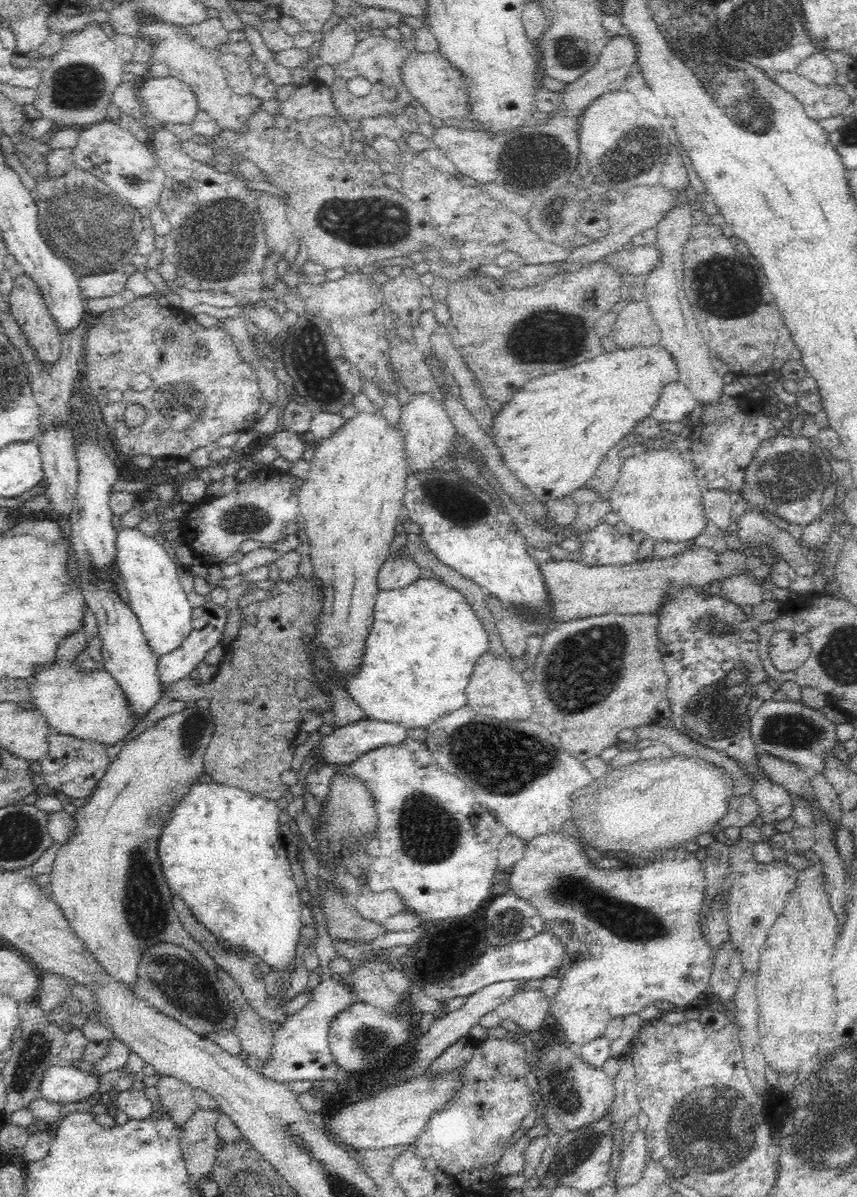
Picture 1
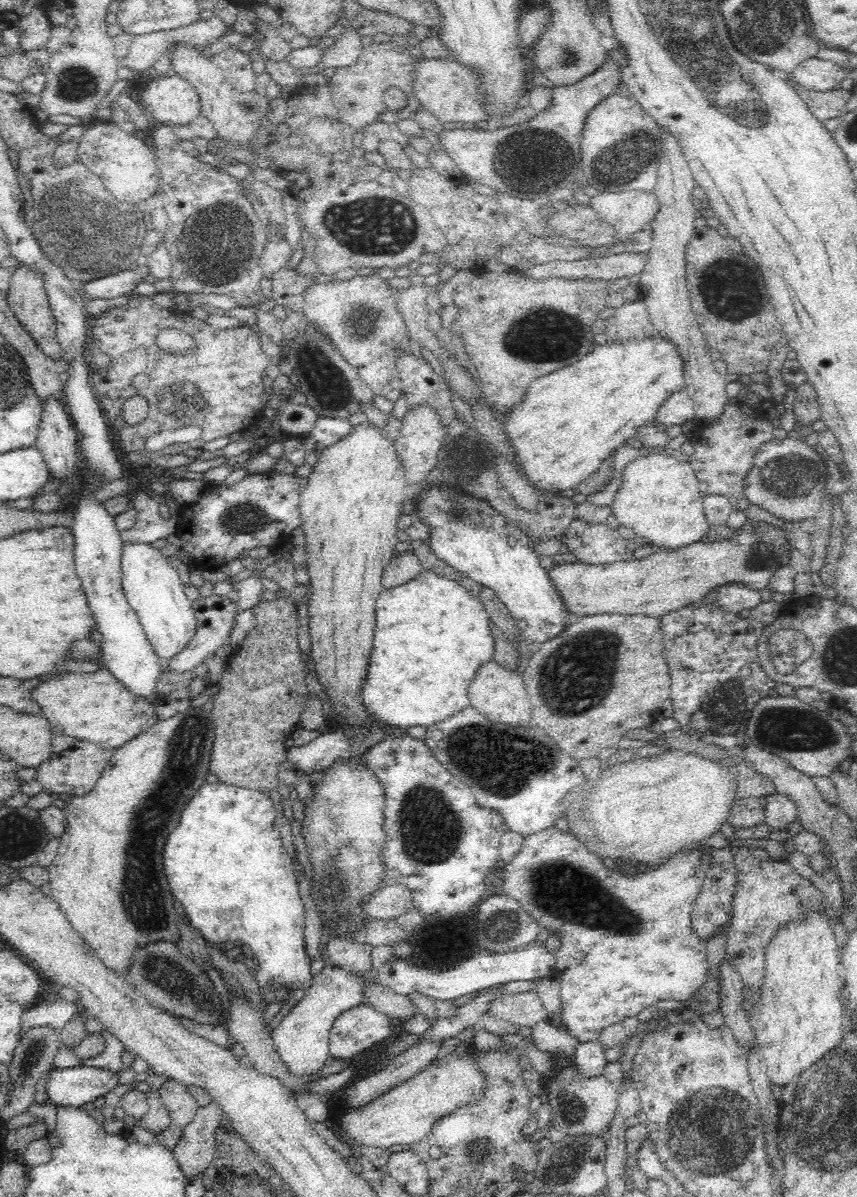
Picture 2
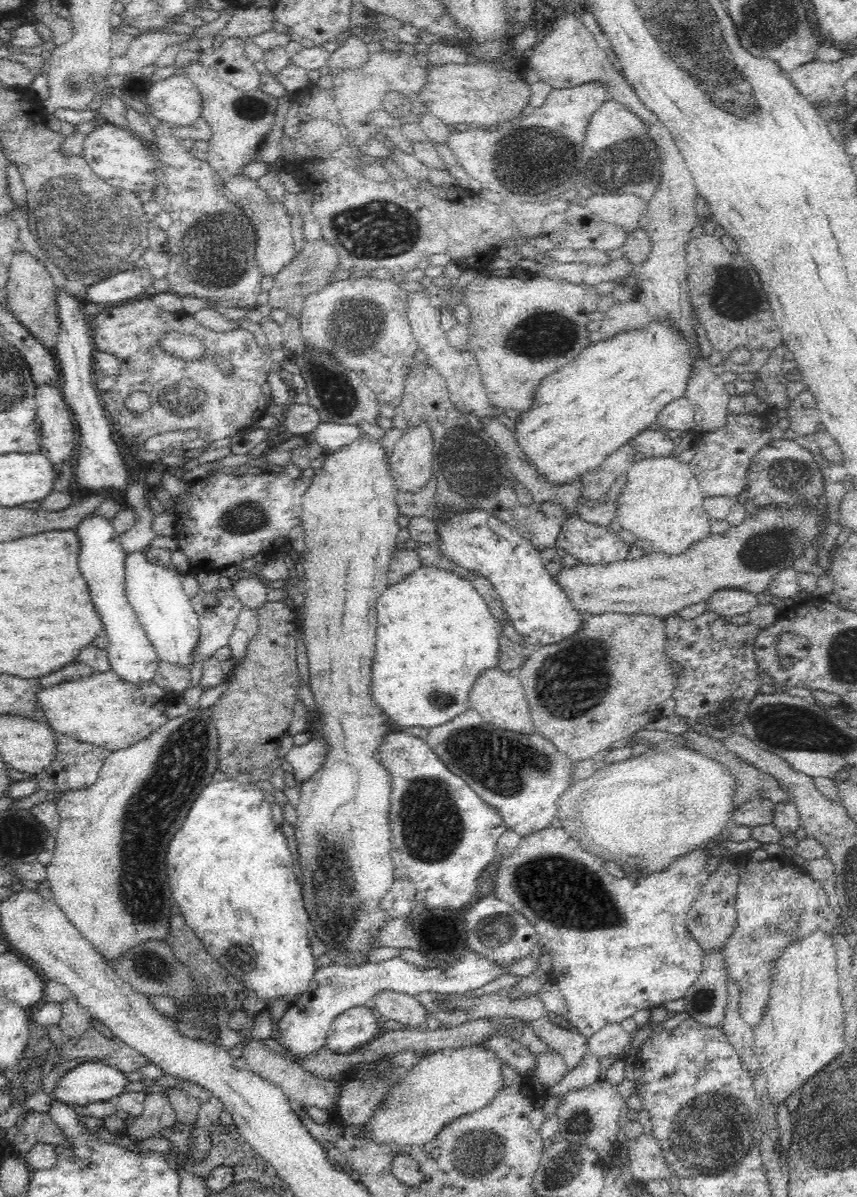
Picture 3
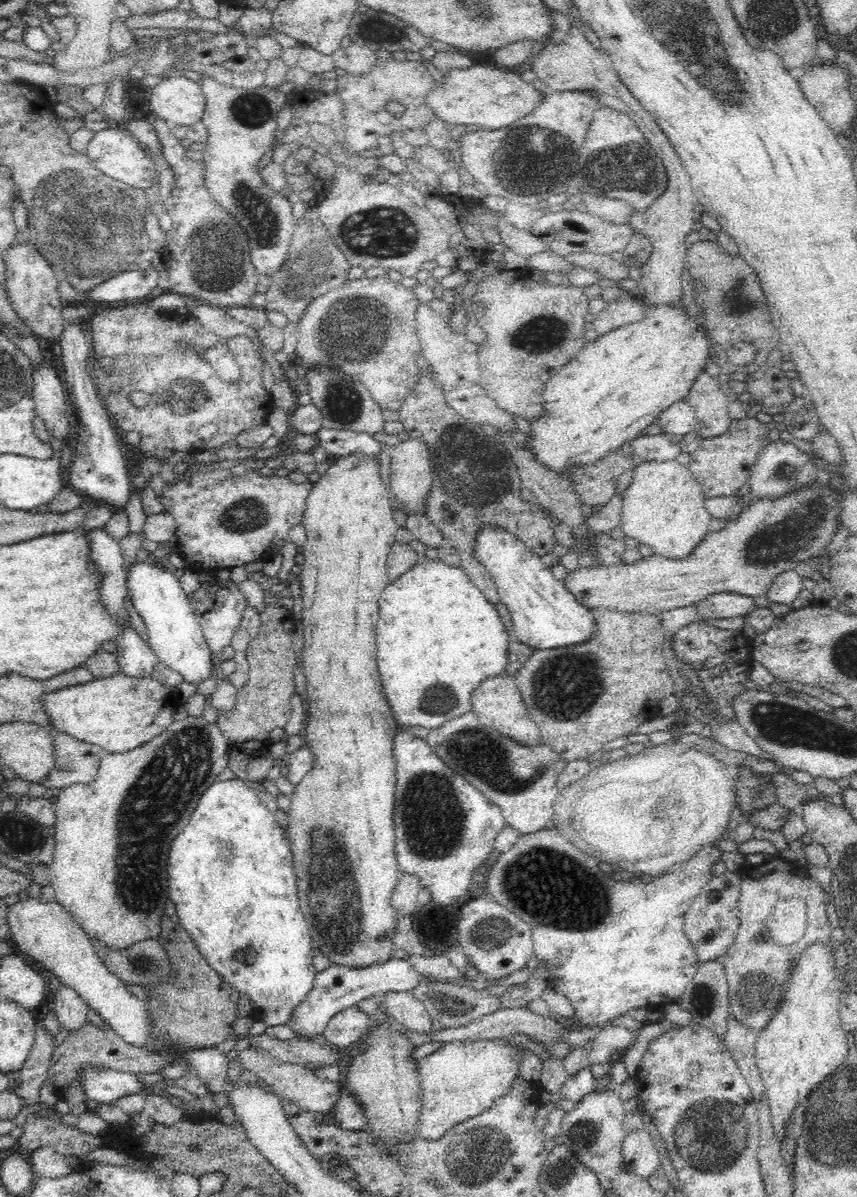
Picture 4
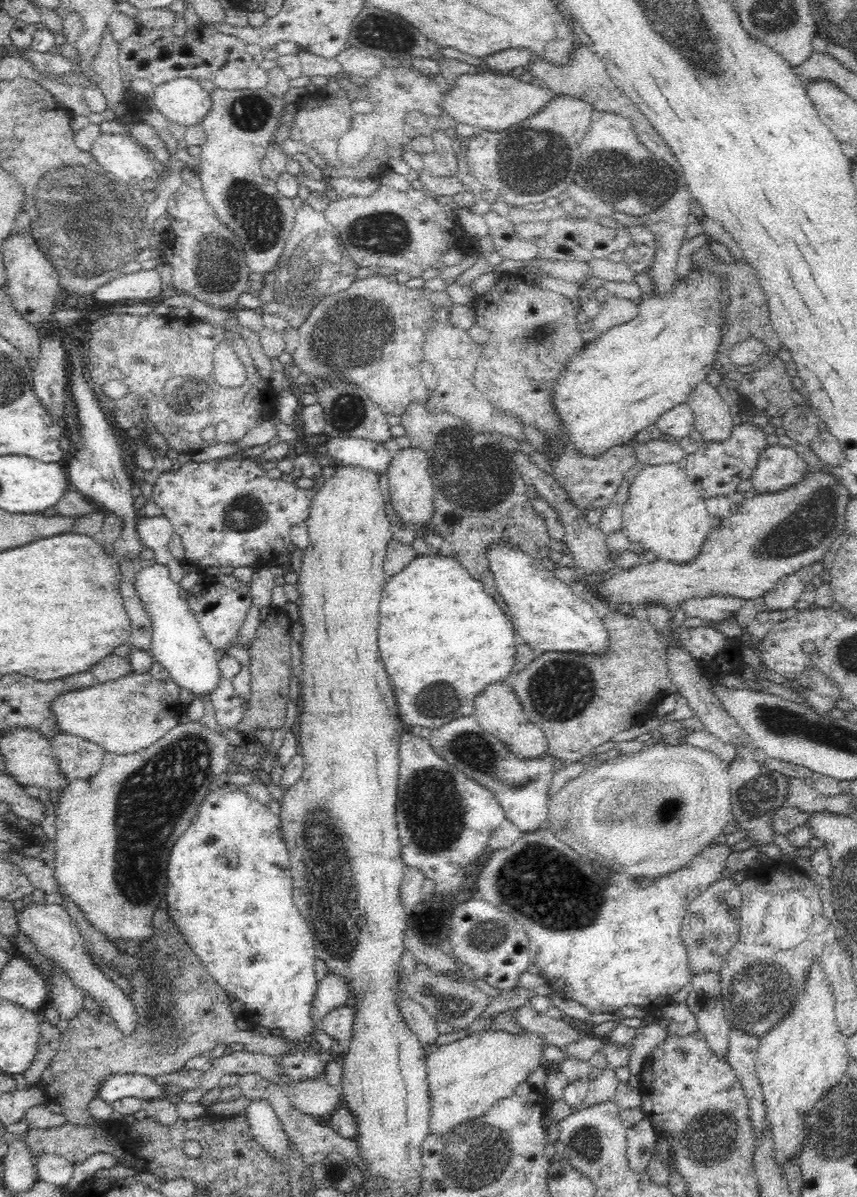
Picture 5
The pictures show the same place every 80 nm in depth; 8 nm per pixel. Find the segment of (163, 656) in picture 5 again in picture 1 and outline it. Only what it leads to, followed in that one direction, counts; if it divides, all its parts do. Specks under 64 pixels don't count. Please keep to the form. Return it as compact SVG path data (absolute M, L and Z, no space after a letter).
M116 526L115 562L120 569L126 591L130 595L130 607L136 613L149 647L159 657L181 645L190 634L192 625L191 598L182 591L176 565L165 546L152 536L144 535L138 527Z

